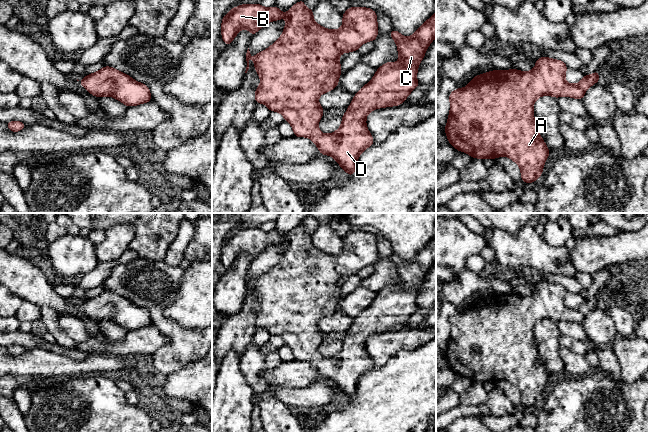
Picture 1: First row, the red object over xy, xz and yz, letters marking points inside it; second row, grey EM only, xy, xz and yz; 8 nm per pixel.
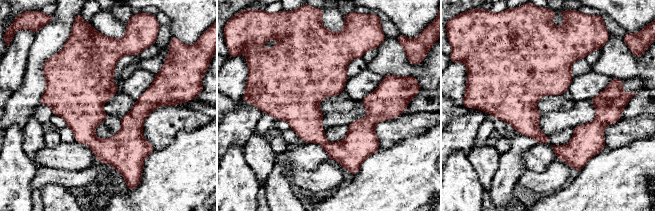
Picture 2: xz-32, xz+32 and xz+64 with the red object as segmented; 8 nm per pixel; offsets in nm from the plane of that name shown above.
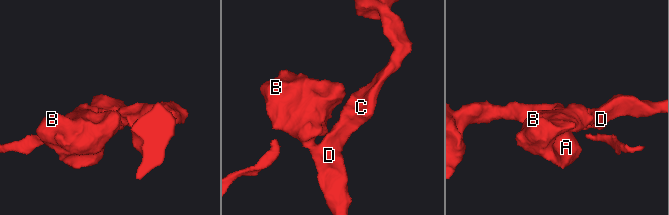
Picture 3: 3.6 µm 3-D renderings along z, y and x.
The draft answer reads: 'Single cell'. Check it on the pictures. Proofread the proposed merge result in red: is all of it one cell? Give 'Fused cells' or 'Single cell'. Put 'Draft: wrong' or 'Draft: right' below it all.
Single cell
Draft: right

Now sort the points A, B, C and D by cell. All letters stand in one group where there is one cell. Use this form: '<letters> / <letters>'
A B C D

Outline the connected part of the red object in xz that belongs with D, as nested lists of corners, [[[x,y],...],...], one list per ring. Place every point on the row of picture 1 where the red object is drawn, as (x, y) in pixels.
[[[303,0],[293,5],[284,14],[276,6],[265,8],[260,4],[242,4],[232,8],[222,19],[221,33],[226,46],[229,46],[241,29],[251,32],[251,37],[268,22],[286,17],[280,38],[269,48],[253,57],[255,70],[261,79],[255,90],[255,102],[265,104],[270,111],[276,111],[291,124],[294,136],[308,137],[319,148],[320,154],[332,156],[339,166],[352,176],[357,168],[359,155],[374,144],[374,139],[366,127],[366,116],[377,108],[403,104],[407,96],[420,84],[416,79],[418,65],[423,60],[428,46],[436,37],[436,11],[410,37],[402,36],[393,29],[390,36],[398,47],[399,62],[387,62],[379,67],[372,80],[355,95],[342,124],[331,134],[323,134],[318,128],[324,108],[318,102],[321,94],[338,86],[341,64],[338,61],[344,52],[357,51],[359,47],[374,41],[378,36],[377,14],[365,7],[350,7],[342,15],[343,24],[338,30],[326,29],[313,19],[313,9],[307,9]]]

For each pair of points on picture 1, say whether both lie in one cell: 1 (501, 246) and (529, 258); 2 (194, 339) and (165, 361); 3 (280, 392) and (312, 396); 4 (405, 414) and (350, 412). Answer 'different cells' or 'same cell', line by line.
1: same cell
2: same cell
3: same cell
4: same cell

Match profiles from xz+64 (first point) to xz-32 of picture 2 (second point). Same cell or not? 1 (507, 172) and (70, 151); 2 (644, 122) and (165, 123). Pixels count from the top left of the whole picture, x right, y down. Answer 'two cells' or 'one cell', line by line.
1: two cells
2: one cell

